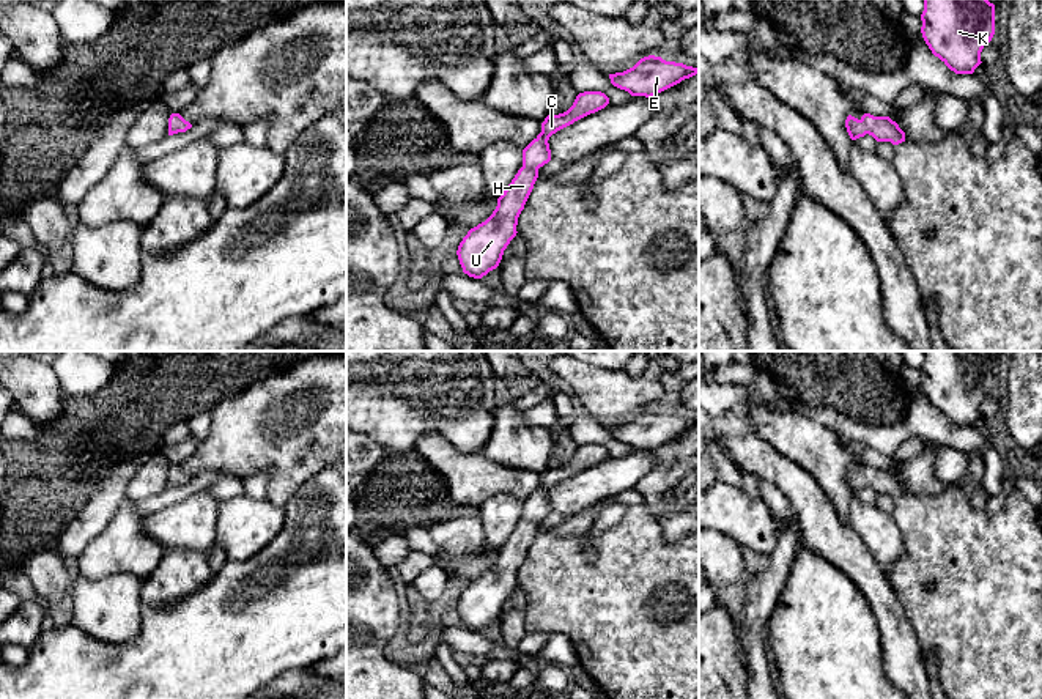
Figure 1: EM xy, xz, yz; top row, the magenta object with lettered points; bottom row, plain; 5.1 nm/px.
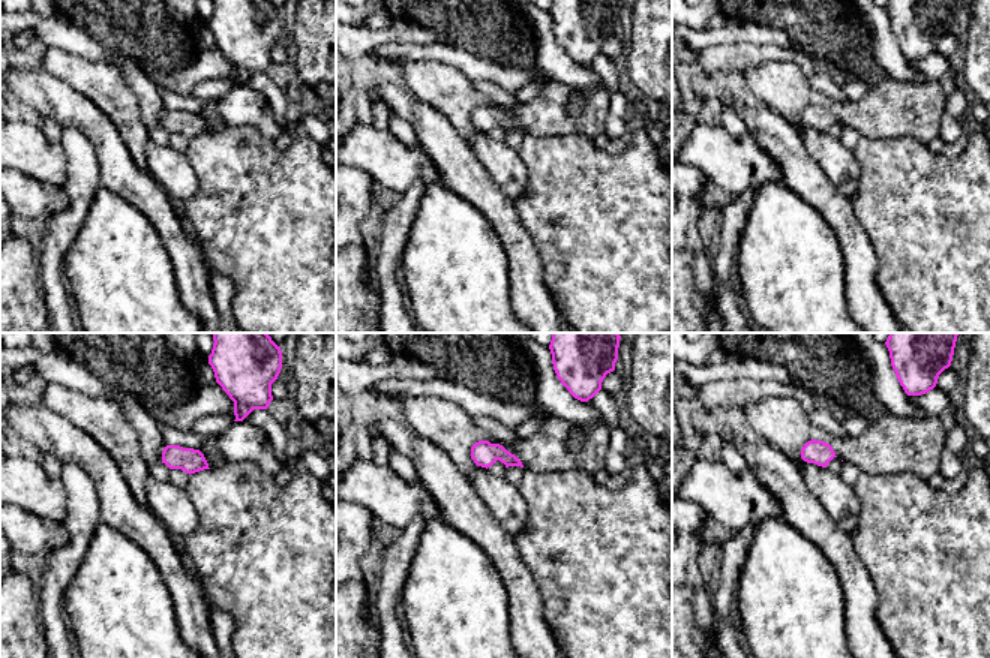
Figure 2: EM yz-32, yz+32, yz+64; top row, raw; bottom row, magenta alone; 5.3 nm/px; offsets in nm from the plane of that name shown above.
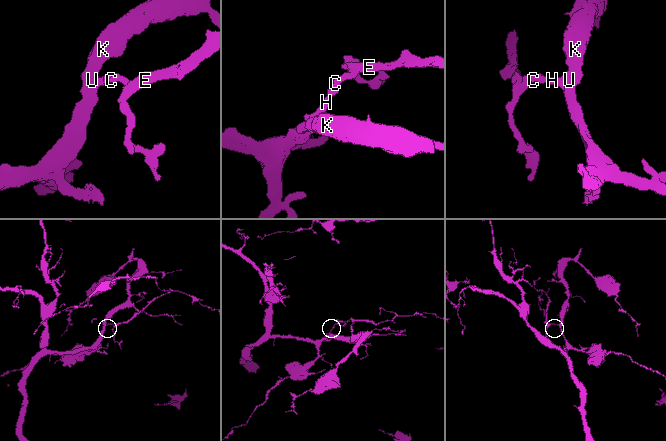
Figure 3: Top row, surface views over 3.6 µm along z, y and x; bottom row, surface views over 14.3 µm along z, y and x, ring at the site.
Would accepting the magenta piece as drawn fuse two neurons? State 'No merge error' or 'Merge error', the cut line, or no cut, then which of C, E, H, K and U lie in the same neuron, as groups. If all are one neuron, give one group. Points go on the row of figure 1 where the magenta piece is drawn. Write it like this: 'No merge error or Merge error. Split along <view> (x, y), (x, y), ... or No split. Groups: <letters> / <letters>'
No merge error. No split. Groups: C E H K U

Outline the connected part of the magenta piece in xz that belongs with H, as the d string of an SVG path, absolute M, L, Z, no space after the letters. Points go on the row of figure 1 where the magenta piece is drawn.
M584 91L567 112L545 118L541 132L523 150L523 167L497 198L493 214L460 242L456 255L464 274L482 279L499 266L504 250L518 233L518 217L538 178L538 168L551 161L549 137L608 104L604 93Z

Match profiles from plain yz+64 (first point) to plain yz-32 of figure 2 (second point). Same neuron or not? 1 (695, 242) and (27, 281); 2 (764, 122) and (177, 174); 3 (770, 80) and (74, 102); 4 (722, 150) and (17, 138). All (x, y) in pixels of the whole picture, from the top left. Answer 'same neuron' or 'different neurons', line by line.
1: different neurons
2: different neurons
3: different neurons
4: same neuron

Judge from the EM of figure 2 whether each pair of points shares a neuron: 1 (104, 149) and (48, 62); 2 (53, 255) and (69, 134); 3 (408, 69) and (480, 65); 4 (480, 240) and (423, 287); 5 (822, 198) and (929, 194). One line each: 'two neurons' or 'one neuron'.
1: two neurons
2: one neuron
3: two neurons
4: one neuron
5: two neurons

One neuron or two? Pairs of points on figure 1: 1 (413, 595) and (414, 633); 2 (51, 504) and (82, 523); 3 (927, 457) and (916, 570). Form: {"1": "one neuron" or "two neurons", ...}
{"1": "one neuron", "2": "two neurons", "3": "two neurons"}

